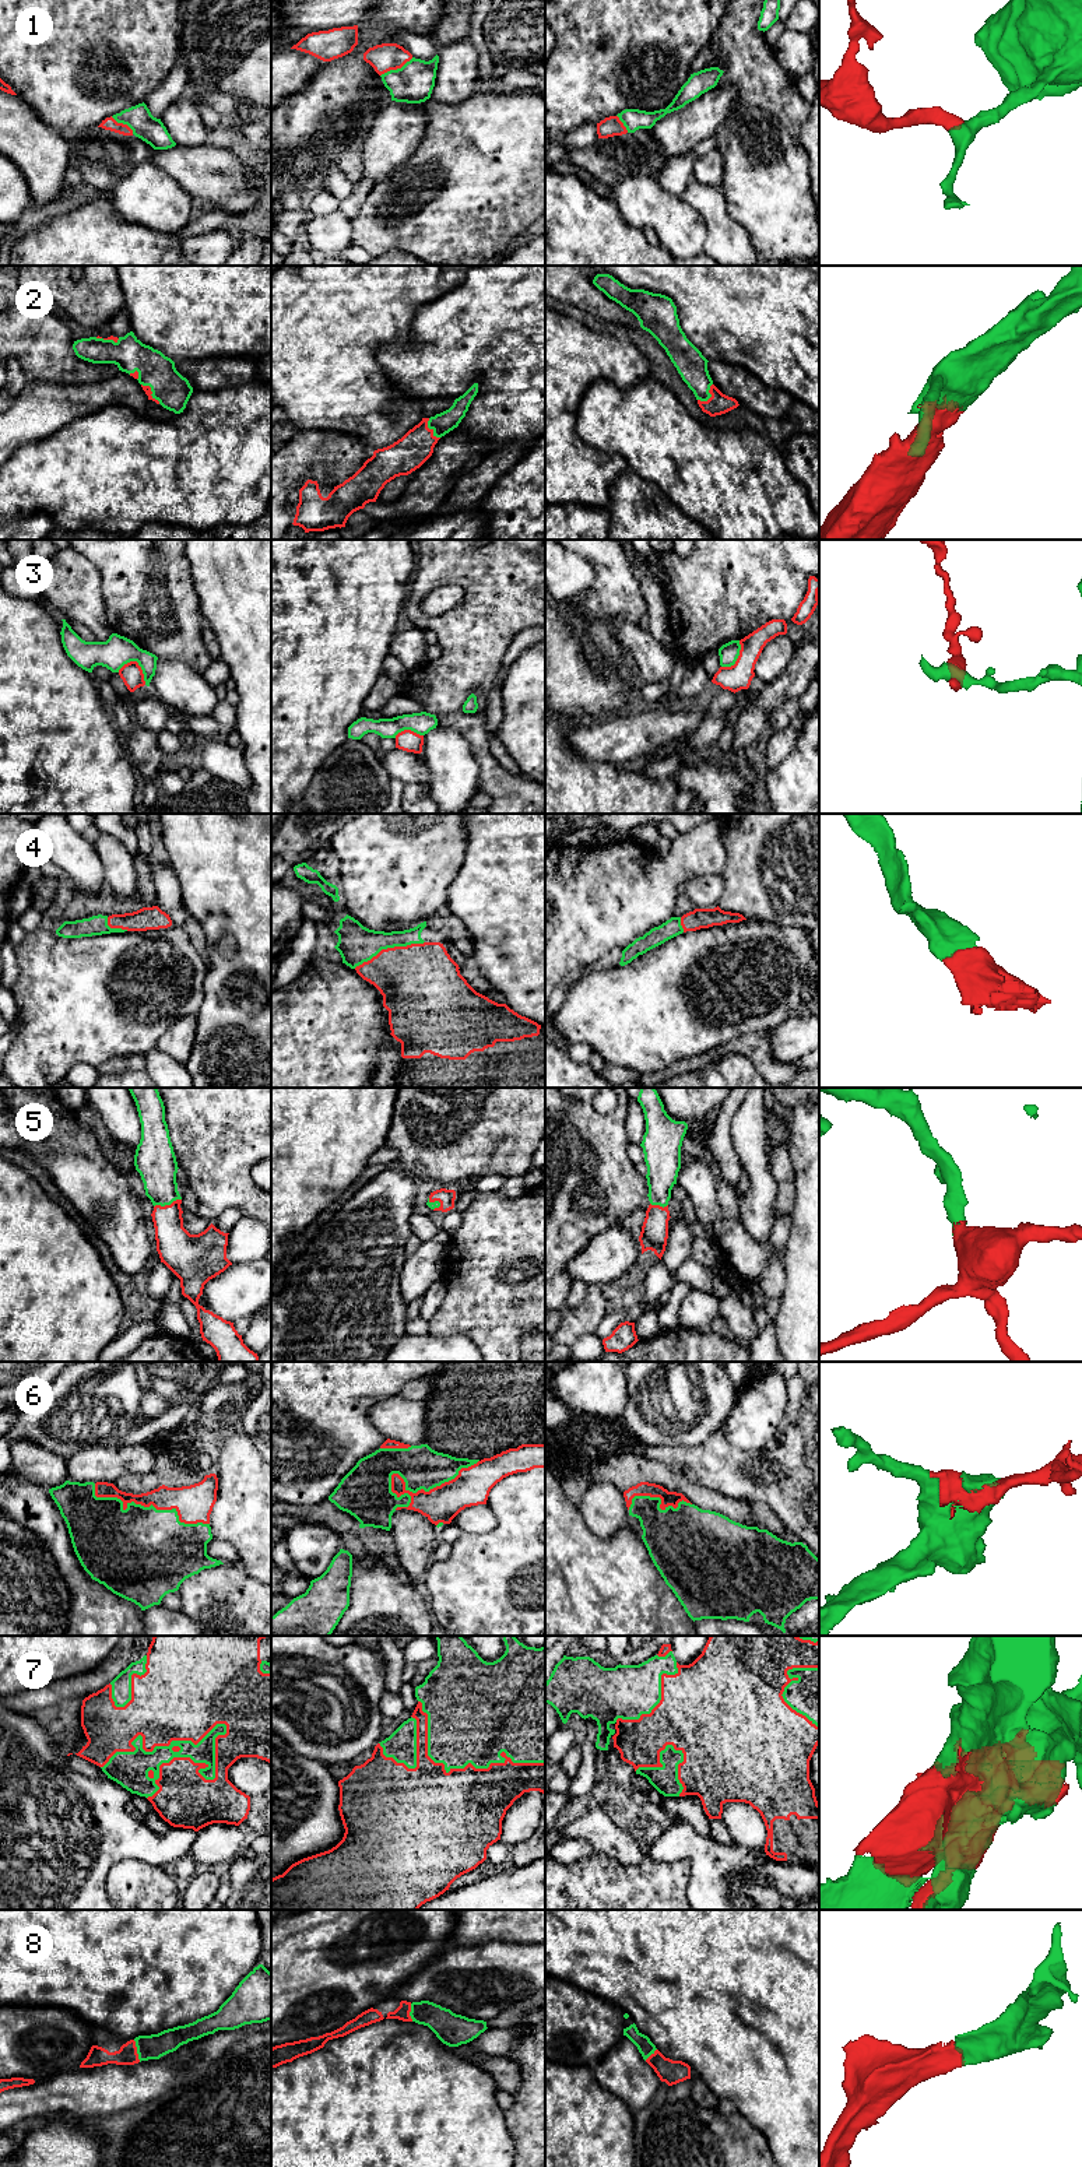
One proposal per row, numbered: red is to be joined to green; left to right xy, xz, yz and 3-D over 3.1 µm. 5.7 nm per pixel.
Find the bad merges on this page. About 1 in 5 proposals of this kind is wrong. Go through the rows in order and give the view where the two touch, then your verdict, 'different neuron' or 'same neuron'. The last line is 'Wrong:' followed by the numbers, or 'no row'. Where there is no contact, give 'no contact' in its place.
1: contact in xz; same neuron
2: contact in xz; same neuron
3: contact in xy; different neuron
4: contact in xz; same neuron
5: contact in xy; same neuron
6: contact in xz; same neuron
7: contact in xy; same neuron
8: contact in xy; same neuron
Wrong: 3

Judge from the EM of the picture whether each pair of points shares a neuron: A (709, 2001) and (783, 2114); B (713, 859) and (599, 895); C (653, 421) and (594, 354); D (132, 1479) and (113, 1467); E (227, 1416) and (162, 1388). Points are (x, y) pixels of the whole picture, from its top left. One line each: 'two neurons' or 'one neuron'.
A: one neuron
B: one neuron
C: two neurons
D: two neurons
E: two neurons

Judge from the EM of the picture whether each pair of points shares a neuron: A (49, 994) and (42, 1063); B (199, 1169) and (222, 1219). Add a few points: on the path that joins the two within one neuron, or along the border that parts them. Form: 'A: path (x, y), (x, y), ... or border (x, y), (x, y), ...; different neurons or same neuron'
A: path (49, 1011), (49, 1043), (46, 1046); same neuron
B: border (243, 1215), (236, 1208), (227, 1208), (211, 1222); different neurons

